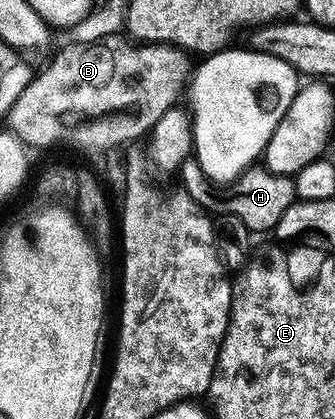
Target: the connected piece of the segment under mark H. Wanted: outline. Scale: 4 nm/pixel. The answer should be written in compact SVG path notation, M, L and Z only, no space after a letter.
M189 156L179 166L178 176L184 181L181 182L183 189L189 192L204 190L204 195L199 195L198 201L205 211L213 215L233 214L238 216L238 220L242 220L242 224L246 224L250 232L275 231L278 220L282 220L282 212L286 212L286 208L290 208L290 204L297 201L295 181L287 174L275 174L260 164L249 166L234 181L217 188L204 175L198 160L194 156Z

